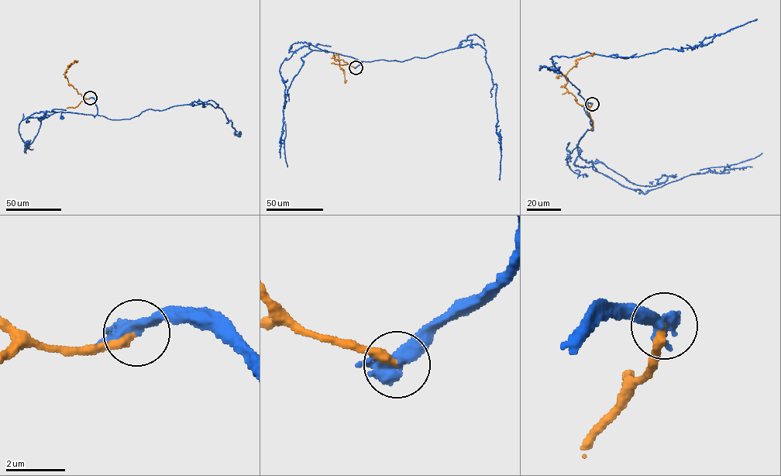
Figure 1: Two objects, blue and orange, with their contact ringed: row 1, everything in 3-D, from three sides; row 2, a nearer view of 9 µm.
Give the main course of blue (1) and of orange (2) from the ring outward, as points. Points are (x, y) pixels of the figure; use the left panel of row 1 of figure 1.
1: (90, 98), (98, 115), (115, 119), (211, 100), (235, 134), (240, 132)
2: (90, 98), (78, 94), (65, 77), (66, 70), (70, 63), (77, 61)

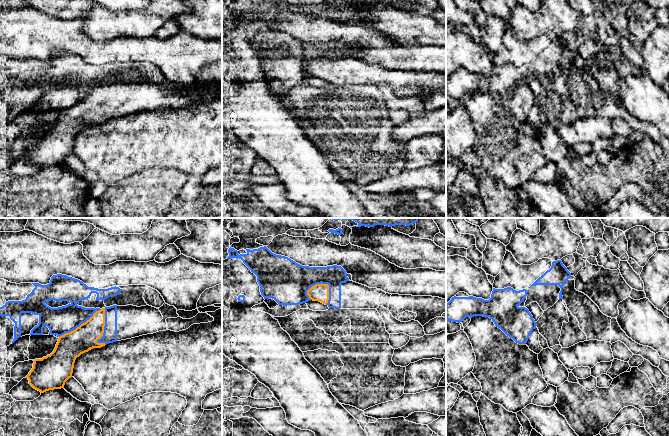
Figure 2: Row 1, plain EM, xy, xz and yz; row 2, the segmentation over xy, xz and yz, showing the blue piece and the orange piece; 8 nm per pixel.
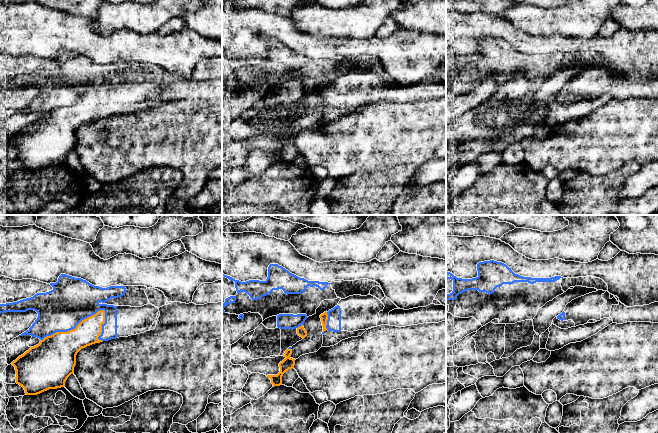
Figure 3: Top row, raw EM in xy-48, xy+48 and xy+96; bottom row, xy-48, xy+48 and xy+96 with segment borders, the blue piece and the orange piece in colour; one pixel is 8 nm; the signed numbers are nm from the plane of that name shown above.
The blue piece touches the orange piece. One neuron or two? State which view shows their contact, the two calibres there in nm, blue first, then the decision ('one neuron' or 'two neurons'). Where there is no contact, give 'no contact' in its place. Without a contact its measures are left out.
meets blue in xz; 240 nm thick on the blue side, 140 nm on the other; two neurons

